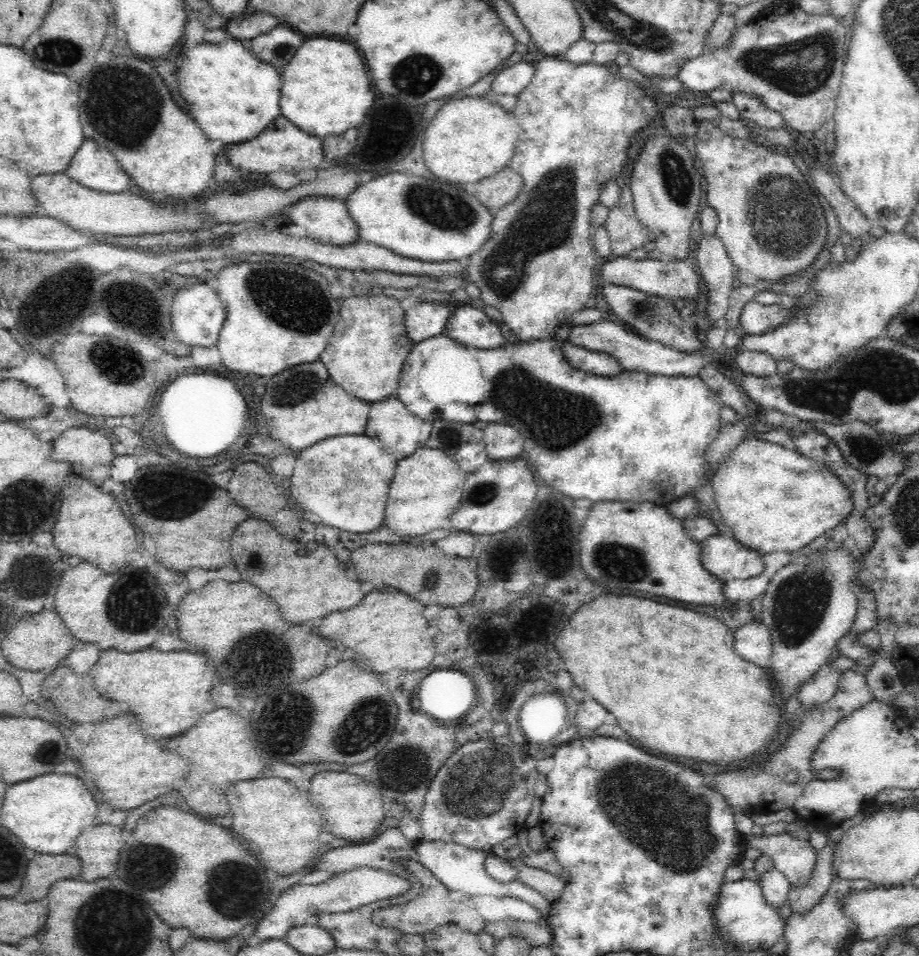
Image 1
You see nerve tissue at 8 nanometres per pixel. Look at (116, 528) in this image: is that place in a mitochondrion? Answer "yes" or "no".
no

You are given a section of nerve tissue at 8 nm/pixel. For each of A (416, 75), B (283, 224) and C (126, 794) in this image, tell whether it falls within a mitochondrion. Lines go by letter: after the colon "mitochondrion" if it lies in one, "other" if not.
A: mitochondrion
B: other
C: other

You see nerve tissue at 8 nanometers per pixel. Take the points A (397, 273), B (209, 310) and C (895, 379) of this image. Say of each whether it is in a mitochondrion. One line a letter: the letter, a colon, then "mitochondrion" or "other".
A: other
B: other
C: mitochondrion

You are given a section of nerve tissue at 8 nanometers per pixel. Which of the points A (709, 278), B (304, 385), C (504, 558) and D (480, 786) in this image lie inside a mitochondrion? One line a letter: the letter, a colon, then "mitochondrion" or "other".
A: other
B: mitochondrion
C: other
D: mitochondrion

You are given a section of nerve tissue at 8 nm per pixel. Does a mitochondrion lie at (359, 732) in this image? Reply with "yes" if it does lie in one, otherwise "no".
yes

